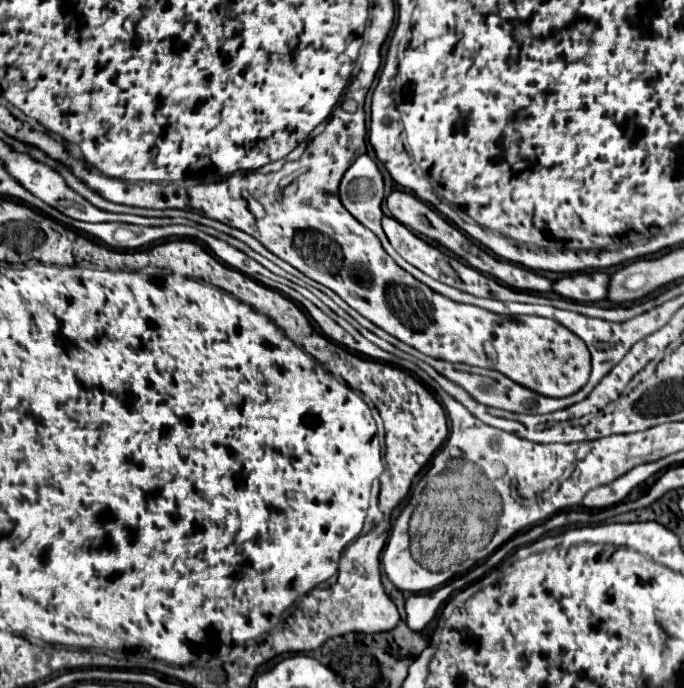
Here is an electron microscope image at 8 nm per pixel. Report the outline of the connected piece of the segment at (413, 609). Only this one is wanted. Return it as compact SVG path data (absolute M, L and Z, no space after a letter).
M464 578L460 580L452 580L450 584L434 590L434 592L426 592L426 594L412 594L406 598L406 624L412 630L424 630L436 616L438 608L460 588L464 588L466 582Z

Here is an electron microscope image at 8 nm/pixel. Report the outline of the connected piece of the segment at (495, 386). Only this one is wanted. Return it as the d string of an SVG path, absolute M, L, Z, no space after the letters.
M420 356L420 360L424 360L426 364L430 364L436 372L440 372L442 376L446 376L448 380L452 380L454 384L462 386L476 402L484 404L484 406L492 406L492 408L502 408L502 410L508 410L508 412L516 412L516 414L548 414L548 412L556 412L556 410L562 410L562 408L568 408L580 400L584 400L590 392L576 392L568 398L544 398L544 396L538 396L538 394L532 394L532 390L524 388L524 386L518 386L516 382L510 382L504 374L498 374L494 370L478 370L476 374L472 372L462 372L462 366L458 364L448 364L444 360L434 360L434 358L428 358L428 356Z

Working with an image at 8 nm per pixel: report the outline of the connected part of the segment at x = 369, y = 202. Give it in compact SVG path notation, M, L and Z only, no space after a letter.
M366 154L356 158L356 162L346 170L340 182L340 200L360 224L384 240L384 230L380 226L384 182L378 166Z

